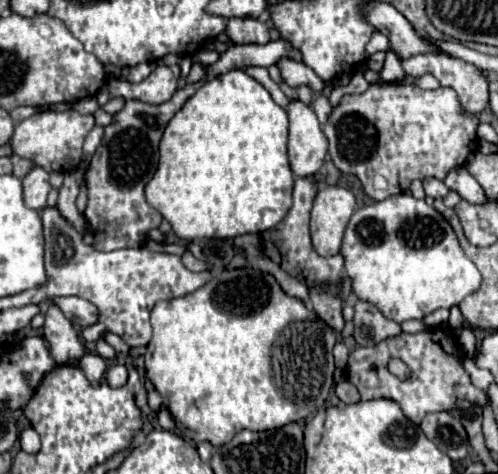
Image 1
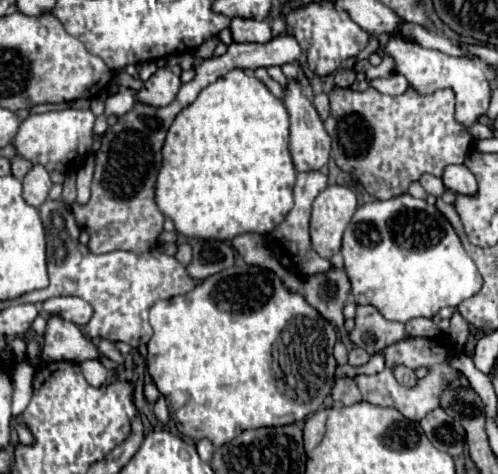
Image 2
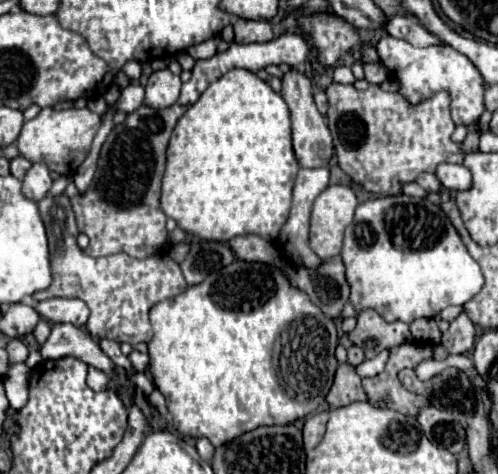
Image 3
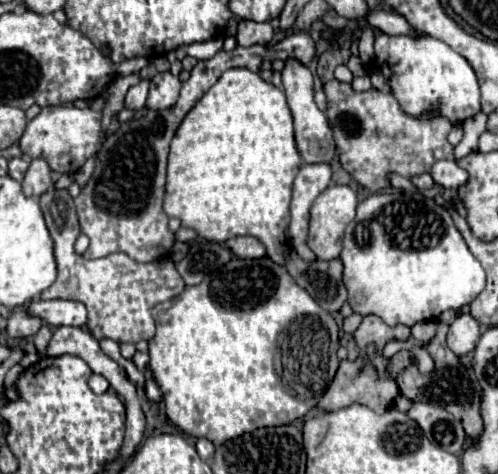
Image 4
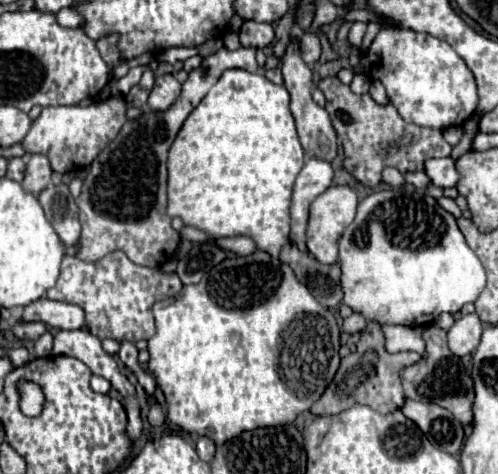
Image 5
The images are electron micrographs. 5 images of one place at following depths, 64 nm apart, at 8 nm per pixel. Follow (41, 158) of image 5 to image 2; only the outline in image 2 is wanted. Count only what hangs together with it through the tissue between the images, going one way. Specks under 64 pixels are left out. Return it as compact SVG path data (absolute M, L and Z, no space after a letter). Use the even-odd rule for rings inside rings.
M34 164L30 172L24 176L24 200L38 208L48 198L50 188L52 188L50 174L42 164Z

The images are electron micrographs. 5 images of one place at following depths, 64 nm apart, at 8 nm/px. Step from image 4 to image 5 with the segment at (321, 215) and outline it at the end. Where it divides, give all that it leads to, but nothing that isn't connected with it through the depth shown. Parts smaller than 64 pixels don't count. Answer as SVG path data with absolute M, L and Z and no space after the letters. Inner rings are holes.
M330 186L322 192L310 206L310 220L308 220L308 250L310 254L320 260L322 264L336 264L338 260L338 238L342 236L344 228L354 220L358 196L350 186Z

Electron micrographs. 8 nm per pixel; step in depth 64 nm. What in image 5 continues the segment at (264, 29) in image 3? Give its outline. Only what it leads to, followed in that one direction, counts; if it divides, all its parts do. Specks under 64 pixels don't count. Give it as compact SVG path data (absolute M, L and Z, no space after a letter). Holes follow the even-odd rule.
M244 22L240 28L240 42L242 46L252 46L252 48L264 48L272 44L274 40L274 28L270 24L260 24L260 22Z

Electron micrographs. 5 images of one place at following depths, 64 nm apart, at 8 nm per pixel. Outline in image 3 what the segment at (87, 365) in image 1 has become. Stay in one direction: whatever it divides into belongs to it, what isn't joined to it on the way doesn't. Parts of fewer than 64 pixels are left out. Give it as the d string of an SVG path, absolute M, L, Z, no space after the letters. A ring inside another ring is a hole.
M88 368L88 378L86 378L88 386L94 390L94 392L102 392L104 388L108 388L108 378L102 370L96 370L96 368Z

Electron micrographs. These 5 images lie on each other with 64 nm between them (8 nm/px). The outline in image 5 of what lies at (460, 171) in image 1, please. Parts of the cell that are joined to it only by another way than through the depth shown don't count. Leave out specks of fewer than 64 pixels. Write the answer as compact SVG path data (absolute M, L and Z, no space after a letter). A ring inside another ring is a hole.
M430 158L424 162L424 172L430 178L430 182L438 188L450 188L458 182L458 172L454 168L452 158Z

